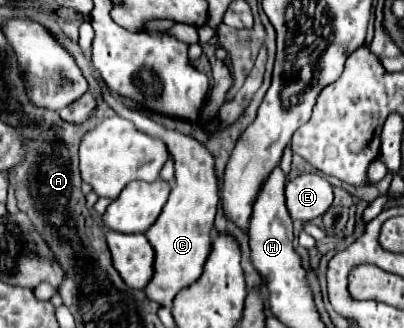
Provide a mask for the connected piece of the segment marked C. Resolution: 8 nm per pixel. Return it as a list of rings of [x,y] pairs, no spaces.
[[[105,92],[105,101],[119,116],[133,122],[137,129],[155,138],[161,138],[175,160],[175,186],[169,194],[169,200],[161,216],[145,232],[151,246],[155,248],[155,276],[147,284],[145,292],[159,306],[171,306],[175,294],[203,274],[203,264],[211,252],[213,222],[215,222],[217,204],[219,204],[219,182],[215,176],[215,158],[193,136],[181,134],[177,130],[167,130],[161,126],[159,120],[163,120],[162,117],[128,107],[111,92]]]

